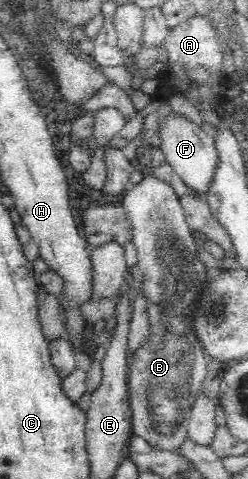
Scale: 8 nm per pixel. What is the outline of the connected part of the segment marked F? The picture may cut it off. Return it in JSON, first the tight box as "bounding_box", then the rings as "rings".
{"bounding_box":[160,116,219,197],"rings":[[[170,116],[160,126],[160,143],[165,161],[173,168],[189,188],[192,188],[199,197],[207,197],[212,186],[212,179],[219,163],[216,142],[204,130],[184,118],[184,116]]]}

